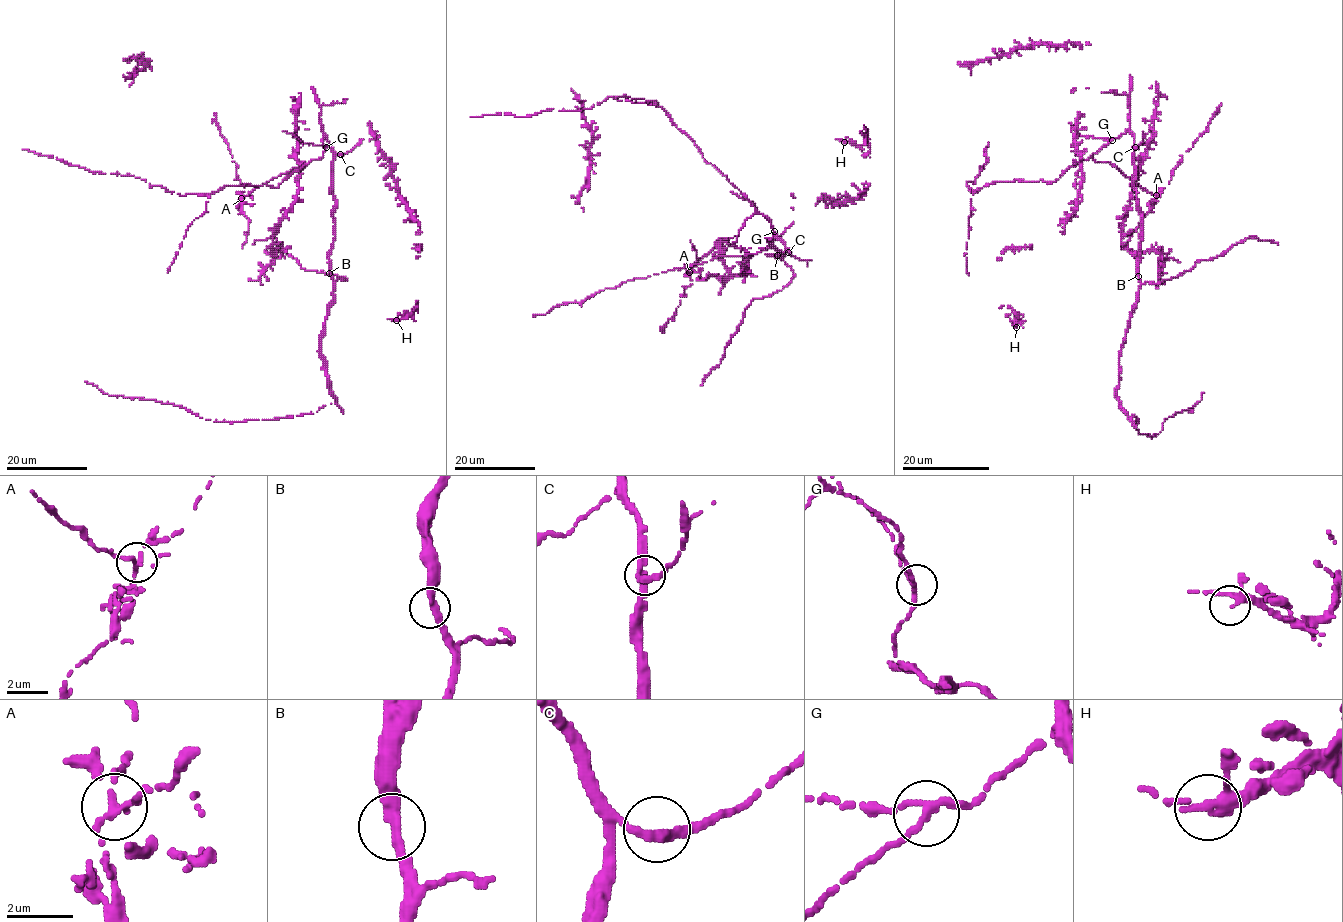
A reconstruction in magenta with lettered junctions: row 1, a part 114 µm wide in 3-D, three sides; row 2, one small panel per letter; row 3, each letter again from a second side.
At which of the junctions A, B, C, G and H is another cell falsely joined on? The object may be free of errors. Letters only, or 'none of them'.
A

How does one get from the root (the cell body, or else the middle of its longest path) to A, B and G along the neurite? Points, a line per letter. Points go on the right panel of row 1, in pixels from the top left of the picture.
A: (1133, 149), (1133, 135), (1128, 130), (1091, 157), (1099, 162), (1114, 165), (1123, 174), (1155, 195)
B: (1133, 149), (1133, 190), (1141, 216), (1138, 276)
G: (1133, 149), (1133, 135), (1128, 130), (1112, 140)

